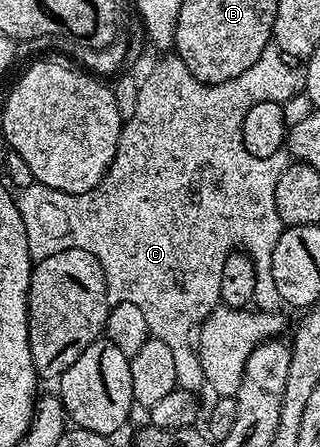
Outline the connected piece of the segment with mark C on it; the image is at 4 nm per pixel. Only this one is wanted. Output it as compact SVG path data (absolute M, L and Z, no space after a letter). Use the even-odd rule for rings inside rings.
M274 43L261 51L261 59L249 71L216 85L198 81L178 55L160 57L163 58L152 67L151 74L139 81L137 111L133 119L124 121L117 155L101 183L84 193L66 193L36 183L18 190L17 200L26 219L33 219L41 209L45 213L45 207L61 205L61 209L73 211L73 223L79 223L73 227L85 227L85 247L103 268L108 302L134 303L144 313L150 336L161 339L173 351L178 388L198 394L205 382L193 334L220 304L223 268L228 268L231 254L245 252L253 259L255 283L251 299L256 308L274 313L283 305L273 278L272 251L285 228L281 215L277 215L275 196L277 179L287 169L289 157L286 152L269 155L269 159L249 155L241 139L241 123L249 107L257 107L257 103L284 103L302 94L304 70L284 57Z

